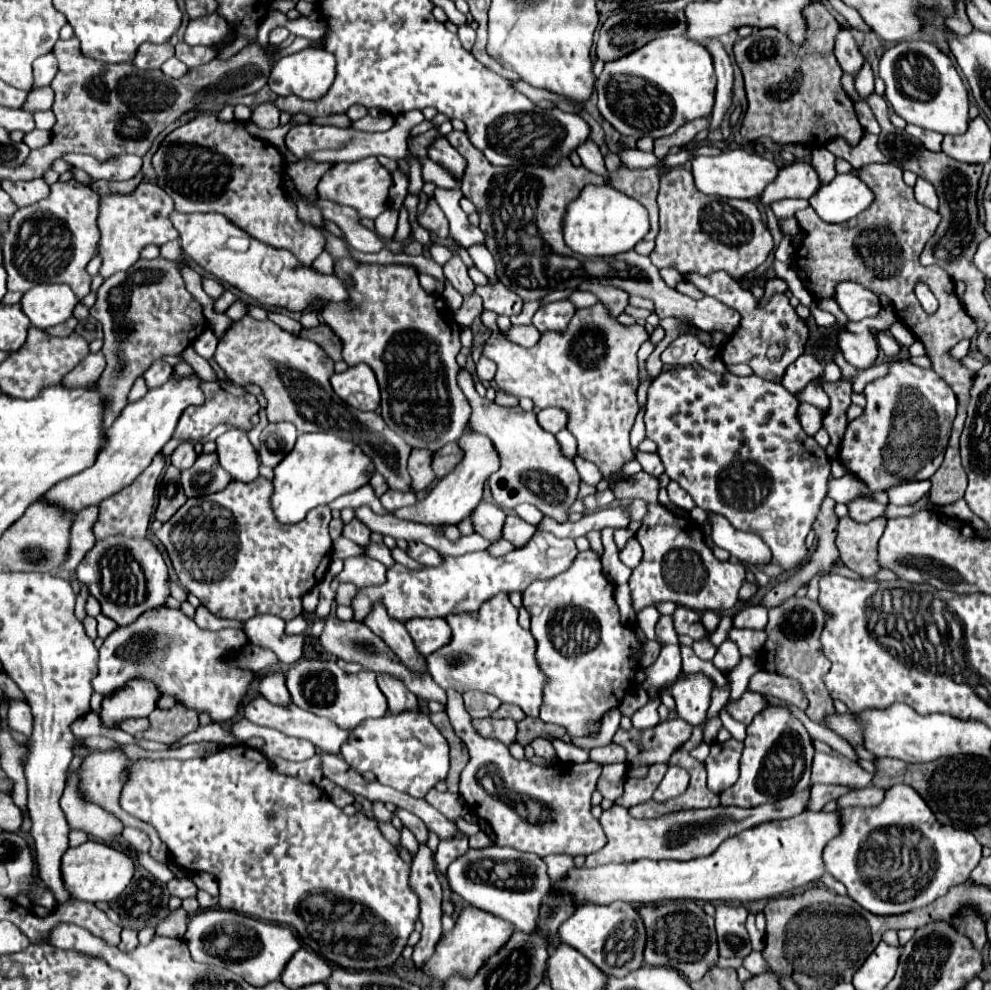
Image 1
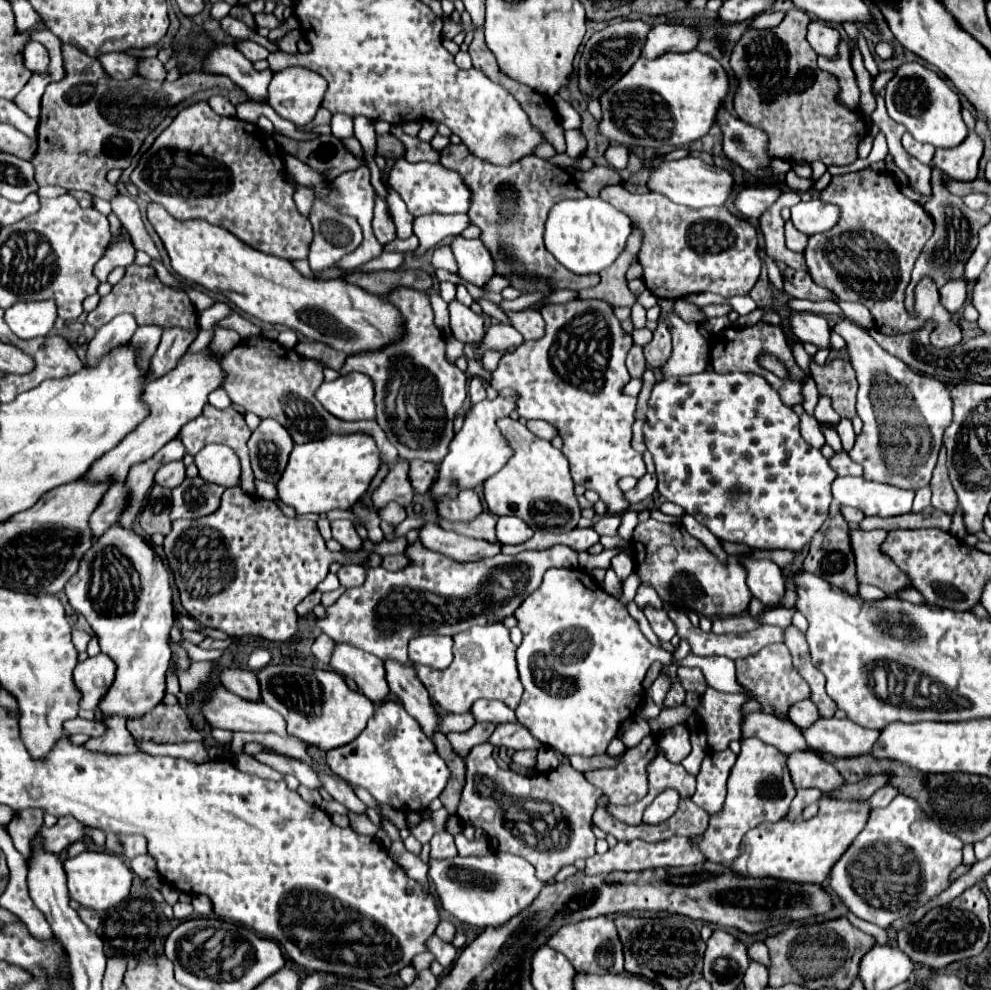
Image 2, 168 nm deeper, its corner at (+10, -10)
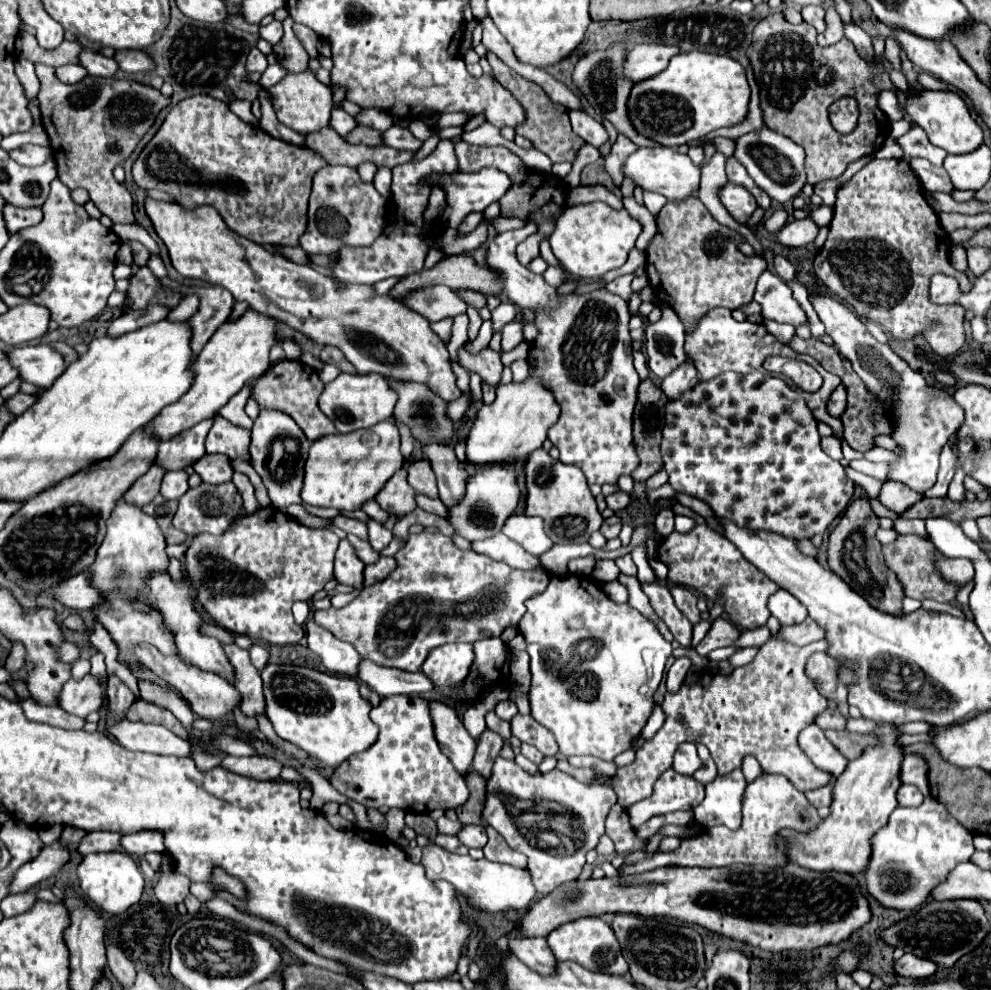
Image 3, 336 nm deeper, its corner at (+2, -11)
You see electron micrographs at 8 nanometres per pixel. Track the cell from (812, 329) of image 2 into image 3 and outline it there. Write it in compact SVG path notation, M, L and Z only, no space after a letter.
M764 271L756 285L754 299L764 309L764 319L772 319L788 325L808 325L808 317L800 303L794 299L792 289L774 273Z

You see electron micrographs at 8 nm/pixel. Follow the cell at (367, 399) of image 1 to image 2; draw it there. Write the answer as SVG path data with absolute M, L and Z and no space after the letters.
M360 372L338 376L332 382L324 382L316 390L316 400L340 420L372 420L374 418L374 386L372 380Z

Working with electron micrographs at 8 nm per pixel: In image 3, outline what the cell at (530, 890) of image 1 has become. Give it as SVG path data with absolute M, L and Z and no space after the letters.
M434 843L424 849L422 865L426 867L428 879L444 879L452 883L456 887L456 893L464 897L466 905L480 913L508 913L512 909L526 909L536 895L536 887L528 869L508 863L494 863L488 859L474 861L470 855L454 855Z

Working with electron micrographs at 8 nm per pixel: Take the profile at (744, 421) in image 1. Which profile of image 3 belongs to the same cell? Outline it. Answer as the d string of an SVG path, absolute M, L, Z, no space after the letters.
M726 371L726 373L722 373L714 379L696 383L692 389L684 391L684 395L680 395L678 399L670 399L666 403L666 425L664 425L664 435L662 435L662 455L664 455L664 469L670 477L668 483L672 485L674 493L686 493L686 495L692 495L692 497L704 501L716 517L728 519L742 529L770 531L770 533L784 535L784 537L794 539L794 541L812 539L818 533L826 533L826 529L834 523L834 519L838 519L842 515L844 507L848 507L848 503L854 497L854 483L846 477L844 467L838 461L830 459L822 451L820 435L818 435L818 429L816 429L816 419L814 419L812 411L808 411L808 405L804 403L802 395L798 391L794 391L792 387L788 387L780 377L770 375L770 373L762 373L762 371L756 371L756 373L750 373L750 375Z

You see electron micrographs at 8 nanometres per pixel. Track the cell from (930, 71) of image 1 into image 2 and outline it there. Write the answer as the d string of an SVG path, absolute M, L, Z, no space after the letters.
M910 62L904 64L898 74L886 86L886 108L888 114L904 124L916 142L932 144L936 148L954 148L964 142L968 128L960 116L960 98L958 94L932 70Z

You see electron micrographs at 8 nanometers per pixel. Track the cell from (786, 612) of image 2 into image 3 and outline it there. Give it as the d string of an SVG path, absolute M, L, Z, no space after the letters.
M767 626L750 631L742 631L735 645L738 648L751 646L761 647L770 637L770 631Z

